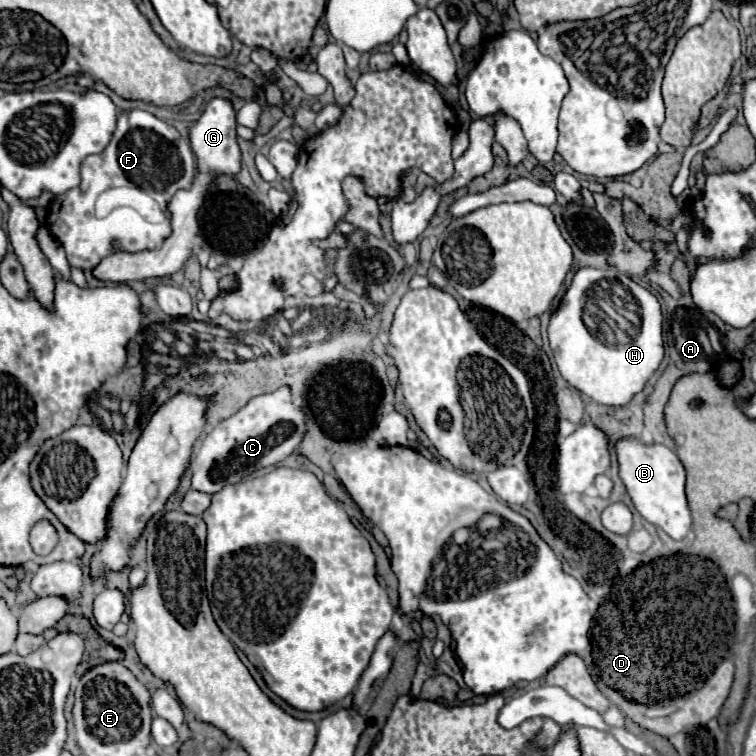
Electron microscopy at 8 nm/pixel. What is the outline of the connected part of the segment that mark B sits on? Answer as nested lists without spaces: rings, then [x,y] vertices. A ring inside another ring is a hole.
[[[626,436],[620,438],[616,444],[616,456],[618,456],[618,474],[624,482],[636,510],[654,526],[662,528],[668,536],[674,540],[682,540],[686,532],[692,526],[686,494],[684,494],[684,466],[680,458],[664,444],[642,444],[640,440]]]

